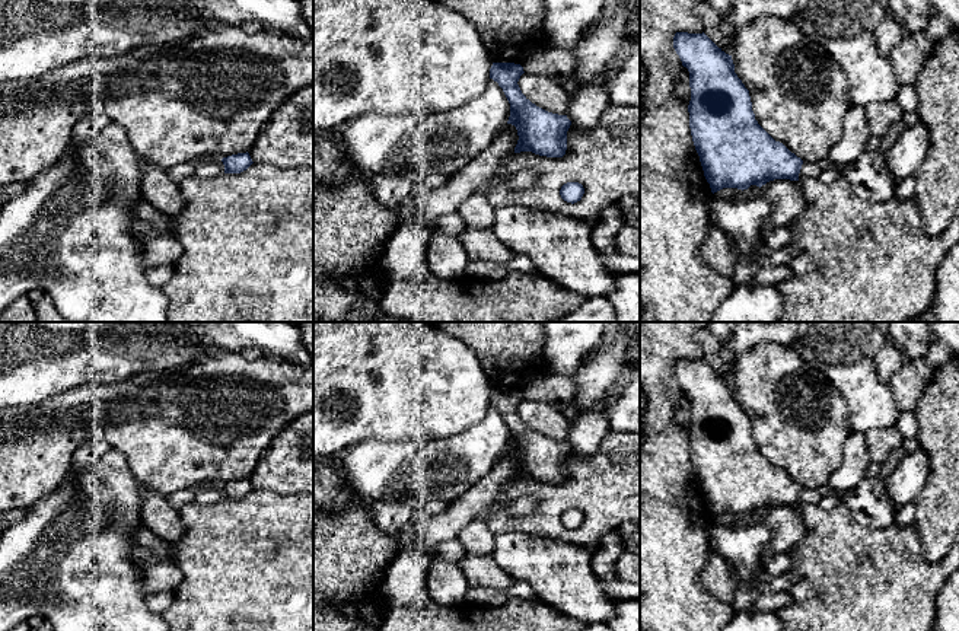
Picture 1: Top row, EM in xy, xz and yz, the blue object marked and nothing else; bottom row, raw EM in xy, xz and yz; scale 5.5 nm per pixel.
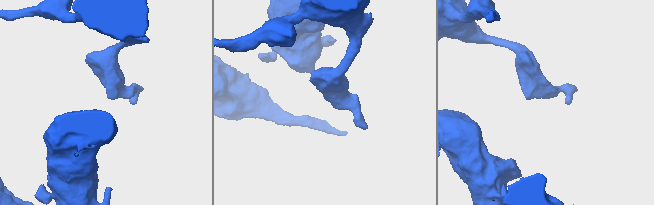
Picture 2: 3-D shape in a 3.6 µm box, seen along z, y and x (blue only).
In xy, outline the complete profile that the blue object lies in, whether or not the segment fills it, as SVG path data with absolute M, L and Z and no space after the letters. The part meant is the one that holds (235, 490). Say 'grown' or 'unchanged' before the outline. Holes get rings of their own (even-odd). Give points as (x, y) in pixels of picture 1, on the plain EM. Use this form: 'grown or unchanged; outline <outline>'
unchanged; outline M248 478L223 484L222 488L224 491L224 500L240 500L254 490Z

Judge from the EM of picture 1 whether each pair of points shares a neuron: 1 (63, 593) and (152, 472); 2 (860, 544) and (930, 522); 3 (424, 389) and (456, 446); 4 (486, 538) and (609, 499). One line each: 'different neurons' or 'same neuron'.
1: different neurons
2: different neurons
3: different neurons
4: different neurons

